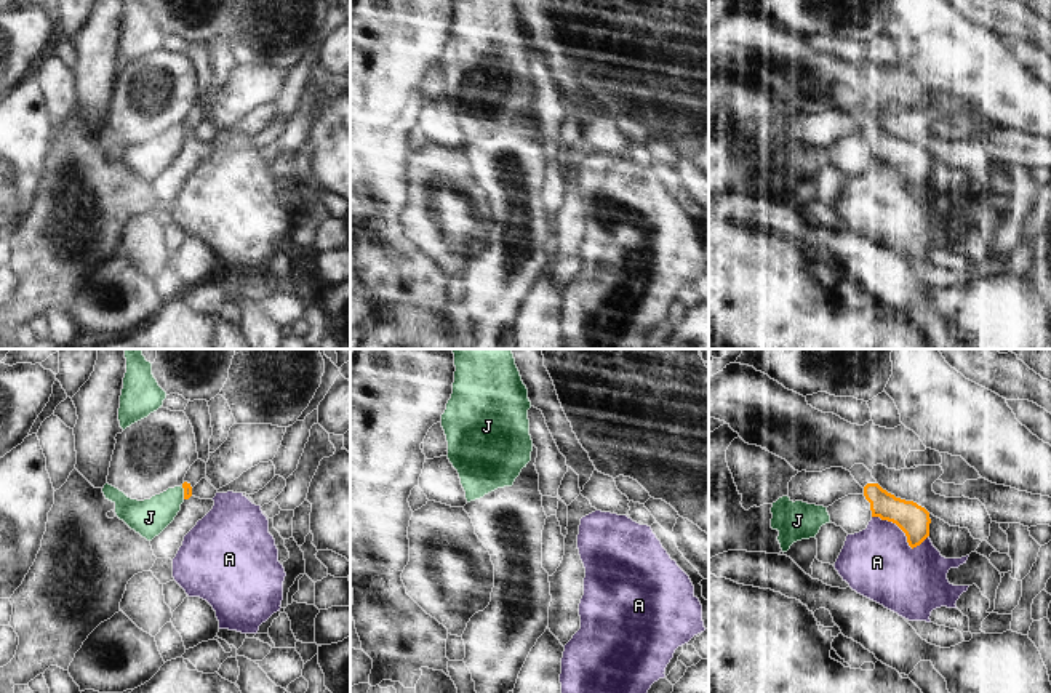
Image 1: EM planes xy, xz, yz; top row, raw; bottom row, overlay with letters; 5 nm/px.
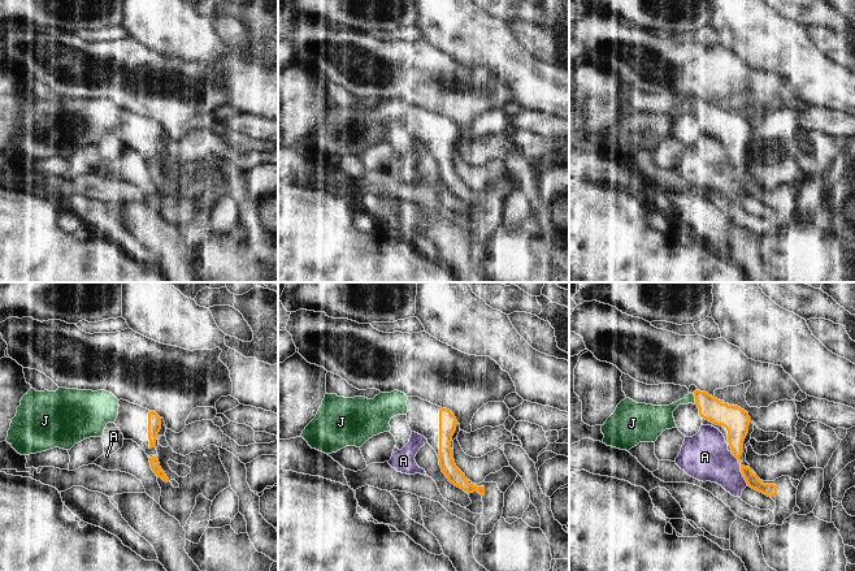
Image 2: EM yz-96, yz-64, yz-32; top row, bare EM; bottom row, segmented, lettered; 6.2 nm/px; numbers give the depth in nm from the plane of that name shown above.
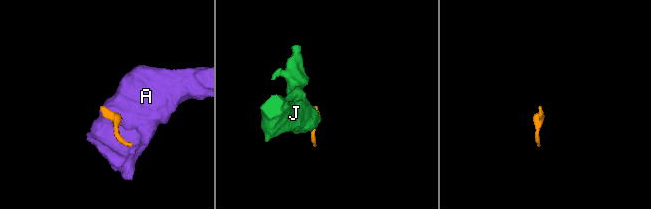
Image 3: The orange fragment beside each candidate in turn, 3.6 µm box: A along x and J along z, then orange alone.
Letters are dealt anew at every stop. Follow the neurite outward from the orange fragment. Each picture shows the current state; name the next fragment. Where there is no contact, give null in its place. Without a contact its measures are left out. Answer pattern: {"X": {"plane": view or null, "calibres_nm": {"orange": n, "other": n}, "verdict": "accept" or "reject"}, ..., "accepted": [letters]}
{"A": {"plane": "yz", "calibres_nm": {"orange": 160, "other": 360}, "verdict": "reject"}, "J": {"plane": "xy", "calibres_nm": {"orange": 50, "other": 190}, "verdict": "reject"}, "accepted": []}

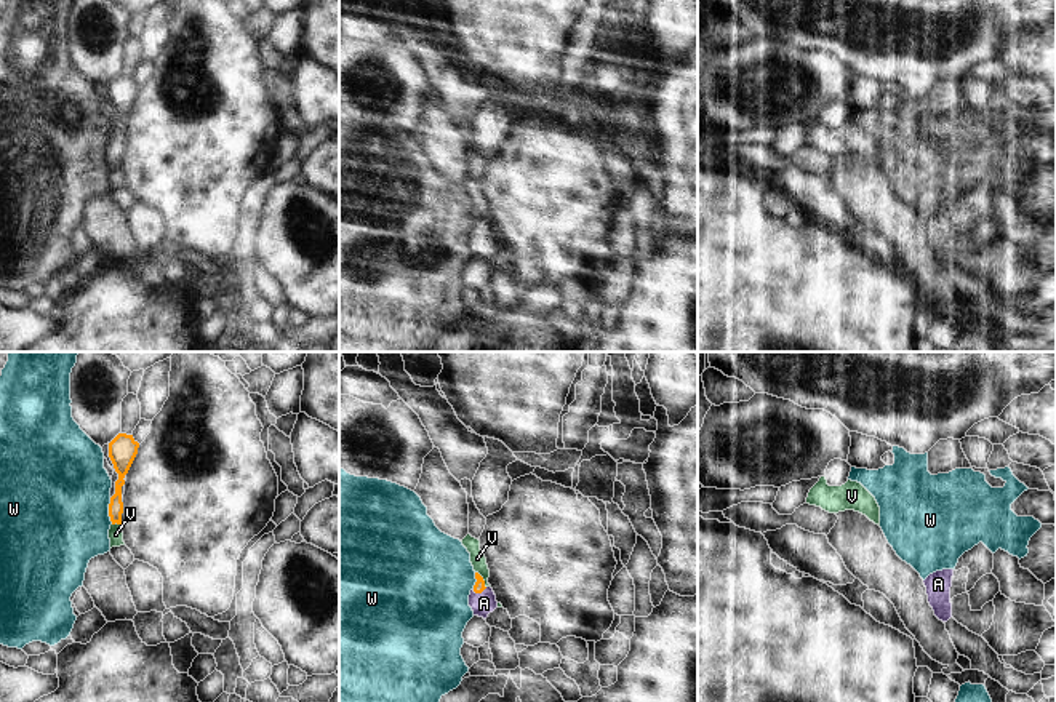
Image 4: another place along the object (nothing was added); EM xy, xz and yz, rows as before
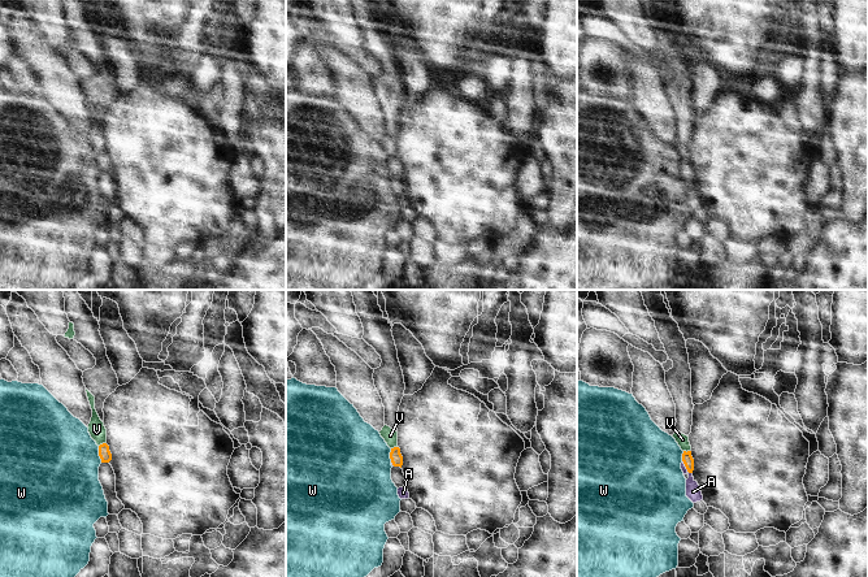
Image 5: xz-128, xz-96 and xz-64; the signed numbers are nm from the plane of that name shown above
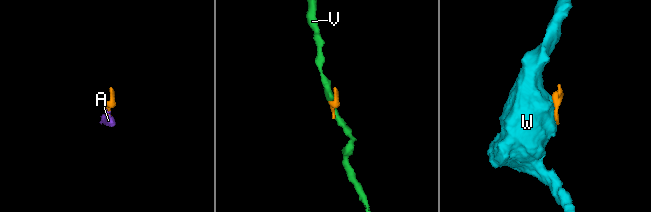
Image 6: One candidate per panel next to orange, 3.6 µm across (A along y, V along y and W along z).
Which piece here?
{"A": {"plane": "xz", "calibres_nm": {"orange": 60, "other": 120}, "verdict": "accept"}, "V": {"plane": "xz", "calibres_nm": {"orange": 60, "other": 80}, "verdict": "reject"}, "W": {"plane": "xy", "calibres_nm": {"orange": 90, "other": 500}, "verdict": "reject"}, "accepted": ["A"]}

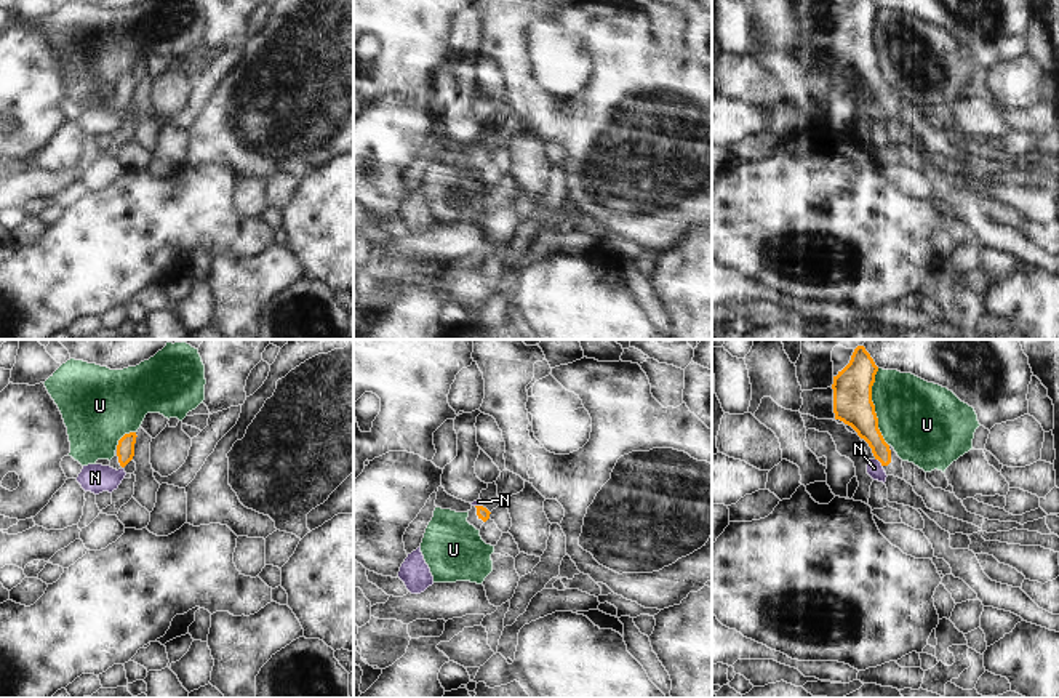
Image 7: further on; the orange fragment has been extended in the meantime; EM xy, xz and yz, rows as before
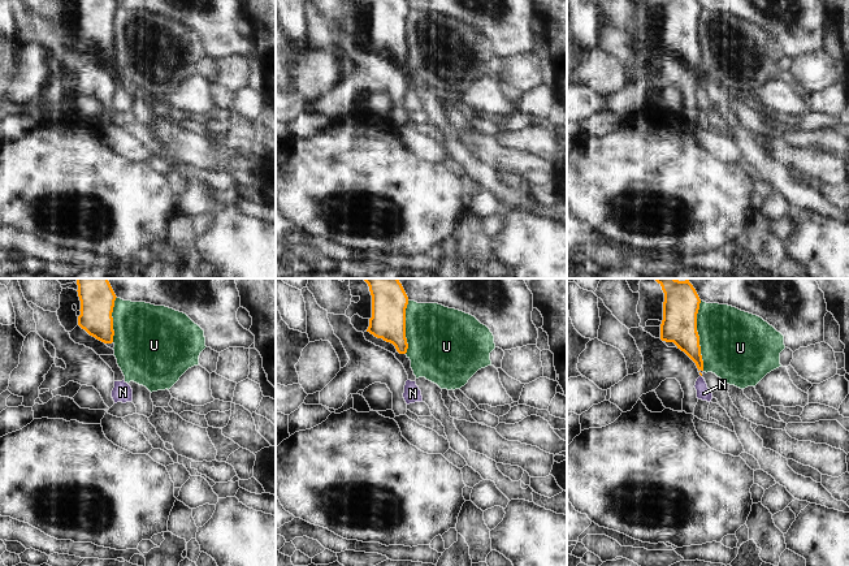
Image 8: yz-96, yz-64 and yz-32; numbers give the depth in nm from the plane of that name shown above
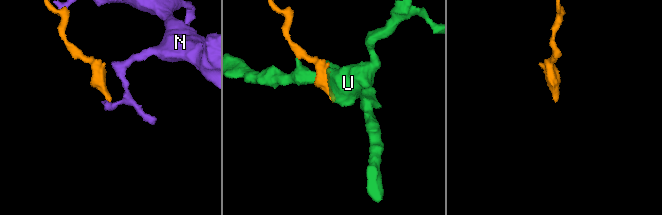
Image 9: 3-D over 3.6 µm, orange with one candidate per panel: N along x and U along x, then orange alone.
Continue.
{"N": {"plane": "yz", "calibres_nm": {"orange": 150, "other": 80}, "verdict": "reject"}, "U": {"plane": "yz", "calibres_nm": {"orange": 200, "other": 400}, "verdict": "reject"}, "accepted": []}

